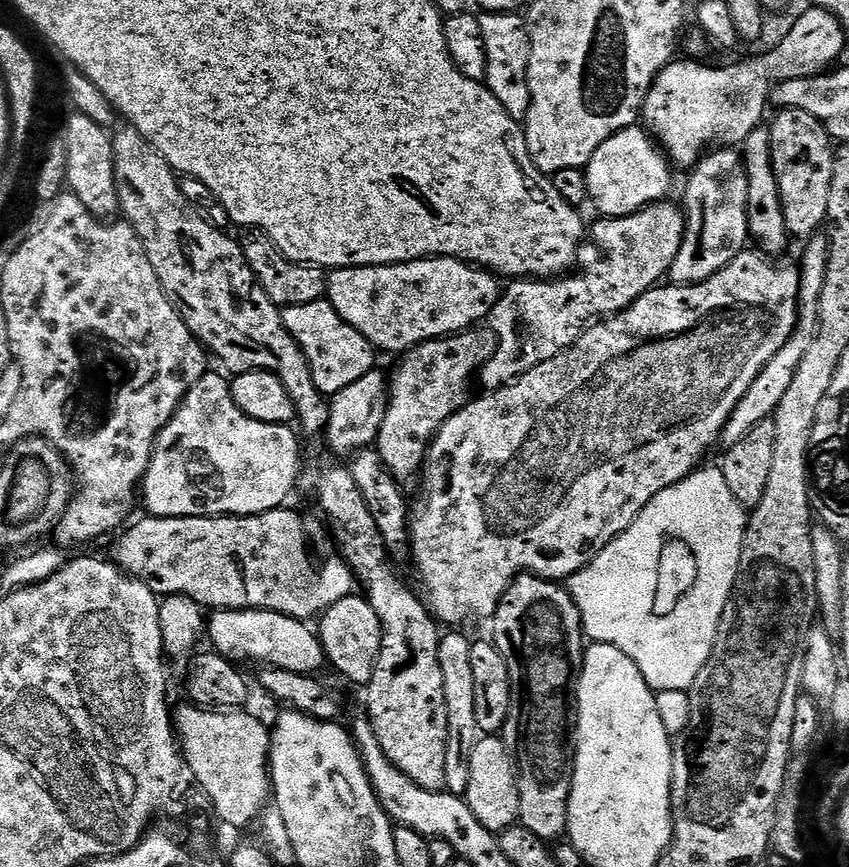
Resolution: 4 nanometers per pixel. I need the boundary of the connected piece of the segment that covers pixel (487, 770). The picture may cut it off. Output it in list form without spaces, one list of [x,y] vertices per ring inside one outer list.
[[[499,735],[484,736],[477,739],[468,767],[468,791],[466,799],[474,818],[494,833],[505,832],[507,828],[517,827],[520,818],[520,795],[516,777],[518,769],[513,753],[508,752]]]

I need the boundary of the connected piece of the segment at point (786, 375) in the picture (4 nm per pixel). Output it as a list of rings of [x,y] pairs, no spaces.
[[[817,234],[807,241],[808,249],[804,252],[804,261],[798,264],[800,269],[800,298],[798,301],[798,311],[796,314],[796,328],[792,331],[792,336],[770,358],[770,362],[758,374],[734,410],[734,414],[726,422],[726,426],[720,432],[719,443],[725,449],[738,446],[754,426],[758,426],[763,420],[771,420],[775,416],[782,398],[786,398],[786,390],[790,390],[790,384],[794,382],[794,376],[798,374],[798,366],[802,366],[802,358],[806,358],[806,350],[814,346],[814,338],[820,332],[820,299],[826,286],[826,274],[828,273],[828,245],[829,237],[824,234]]]

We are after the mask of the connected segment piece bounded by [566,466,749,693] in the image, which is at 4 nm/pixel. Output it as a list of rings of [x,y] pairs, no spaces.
[[[701,467],[682,482],[662,490],[662,494],[654,494],[654,498],[650,498],[650,502],[638,514],[638,518],[634,518],[632,525],[622,535],[616,536],[609,542],[580,572],[575,572],[566,584],[569,594],[574,598],[574,602],[580,611],[585,637],[597,644],[612,644],[618,650],[622,650],[622,654],[626,654],[626,658],[630,658],[630,662],[634,662],[634,666],[638,666],[642,678],[646,678],[646,682],[655,693],[665,692],[666,690],[688,692],[695,685],[698,674],[702,674],[702,670],[707,668],[716,645],[720,619],[729,600],[732,599],[732,592],[736,588],[736,576],[740,572],[740,559],[744,549],[744,532],[748,528],[749,513],[738,502],[738,498],[734,498],[723,471],[719,467],[708,467]]]

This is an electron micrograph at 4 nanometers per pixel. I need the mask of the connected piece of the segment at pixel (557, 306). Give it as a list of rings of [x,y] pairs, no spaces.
[[[661,202],[658,204],[650,204],[640,212],[635,212],[629,216],[618,216],[615,218],[597,219],[597,224],[590,228],[590,240],[592,236],[592,244],[600,251],[600,261],[596,264],[596,272],[588,272],[584,276],[584,280],[577,274],[568,274],[563,278],[529,278],[517,282],[509,283],[500,293],[500,301],[494,306],[494,310],[488,316],[486,327],[492,331],[492,336],[496,339],[496,349],[492,352],[492,357],[488,361],[481,363],[478,368],[478,380],[485,384],[485,389],[495,390],[511,384],[513,380],[518,379],[522,374],[526,374],[530,370],[534,370],[534,366],[538,366],[542,362],[546,362],[550,358],[554,358],[560,352],[565,352],[572,343],[584,333],[585,328],[589,327],[590,319],[588,316],[596,316],[592,318],[607,318],[616,315],[617,312],[625,312],[638,298],[642,298],[649,290],[657,287],[667,277],[670,266],[674,266],[674,260],[678,258],[678,252],[682,250],[682,242],[684,241],[684,231],[686,230],[686,222],[684,221],[684,209],[679,203],[668,204],[669,202]]]

